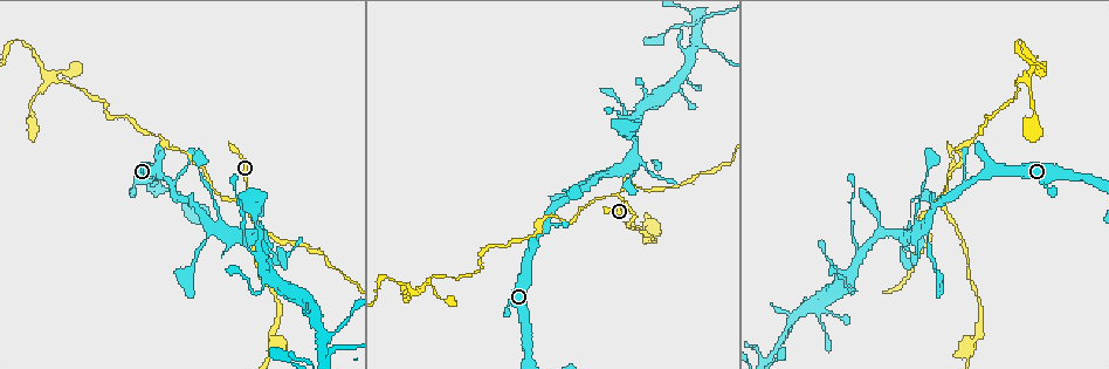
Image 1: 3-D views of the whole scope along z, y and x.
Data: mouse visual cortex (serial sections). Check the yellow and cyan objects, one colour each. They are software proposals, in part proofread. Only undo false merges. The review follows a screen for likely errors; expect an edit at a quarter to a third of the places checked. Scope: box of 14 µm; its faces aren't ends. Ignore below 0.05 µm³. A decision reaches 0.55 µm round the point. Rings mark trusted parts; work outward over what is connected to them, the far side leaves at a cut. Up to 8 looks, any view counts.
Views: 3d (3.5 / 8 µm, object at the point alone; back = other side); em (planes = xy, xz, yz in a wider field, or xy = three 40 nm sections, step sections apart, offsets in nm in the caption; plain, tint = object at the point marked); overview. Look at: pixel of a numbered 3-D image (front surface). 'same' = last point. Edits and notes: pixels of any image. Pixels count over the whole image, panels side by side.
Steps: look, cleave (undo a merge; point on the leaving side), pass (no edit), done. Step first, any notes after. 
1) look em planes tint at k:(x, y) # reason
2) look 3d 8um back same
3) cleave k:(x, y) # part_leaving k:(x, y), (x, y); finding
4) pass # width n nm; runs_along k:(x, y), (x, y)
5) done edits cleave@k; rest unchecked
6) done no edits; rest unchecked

look 3d 3.5um at 1:(260, 254) # two arms in line, one across

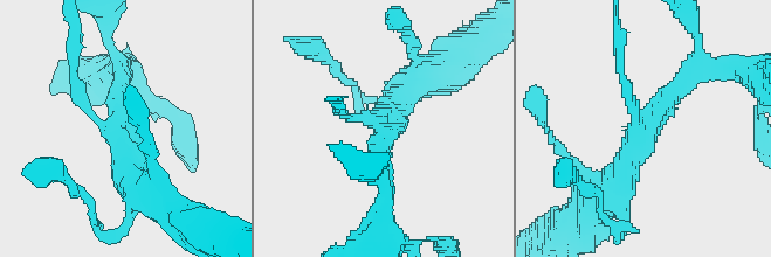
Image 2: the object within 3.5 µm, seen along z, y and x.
look em xy step 5 tint at 2:(647, 127) # arms 3; arm_widths 150, 200, 350 nm

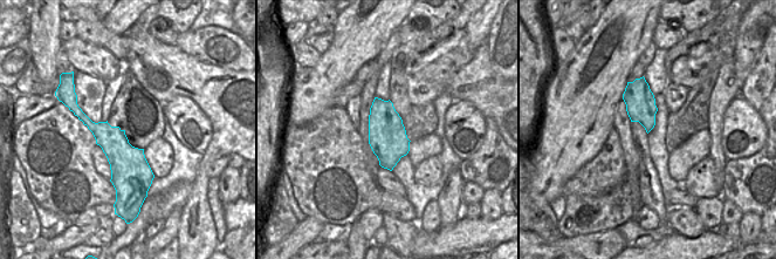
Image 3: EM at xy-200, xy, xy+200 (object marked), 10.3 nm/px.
pass # runs_along 2:(697, 71), (653, 115), (605, 190); continuous, no second cell

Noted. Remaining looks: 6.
look 3d 3.5um at 1:(624, 200) # sharp bend

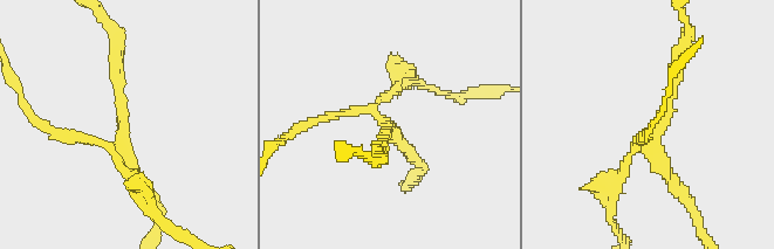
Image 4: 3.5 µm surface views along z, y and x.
look em planes tint at 4:(385, 126) # arms 4; arm_widths 150, 150, 150, 200 nm; need the tissue

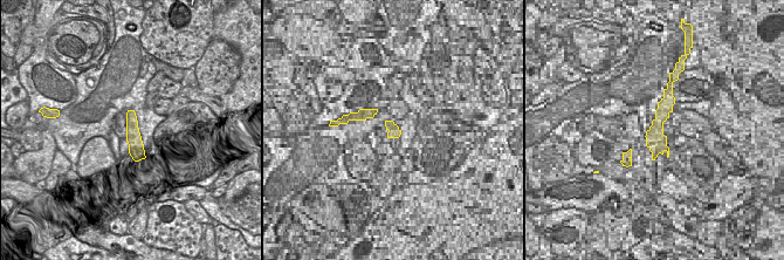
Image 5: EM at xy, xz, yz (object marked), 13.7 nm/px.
cleave 4:(397, 82) # width 220 nm; part_leaving 4:(381, 122), (355, 109), (290, 133); two cells meet here

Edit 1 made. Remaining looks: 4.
look 3d 8um at 1:(759, 360) # sharp bend

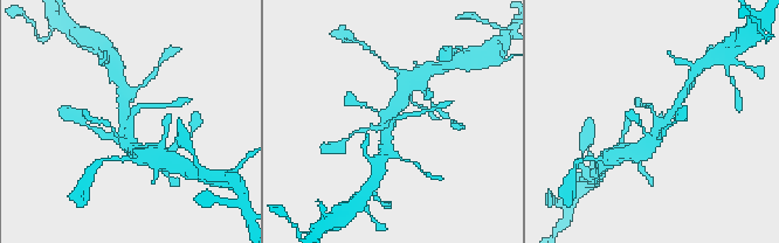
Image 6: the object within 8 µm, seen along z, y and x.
look 3d 3.5um at 6:(653, 117)

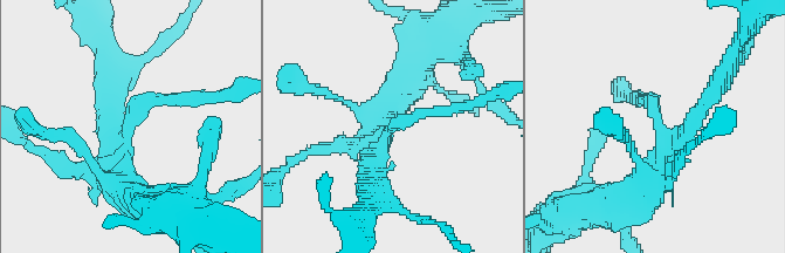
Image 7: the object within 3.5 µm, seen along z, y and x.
look em xy step 3 tint at 7:(387, 128) # arms 4; arm_widths 150, 150, 200, 250 nm; shape alone is not enough

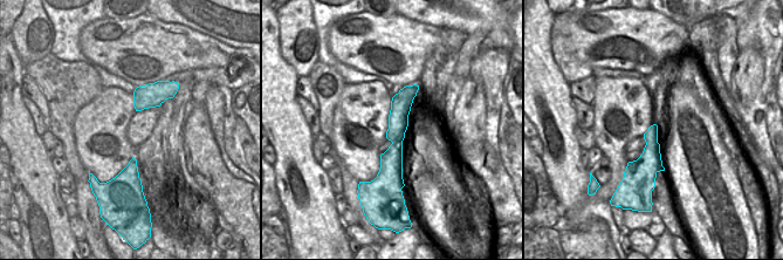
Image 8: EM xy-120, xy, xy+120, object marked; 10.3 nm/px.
pass # one cell here

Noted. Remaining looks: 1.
done edits cleave@4; rest unchecked

